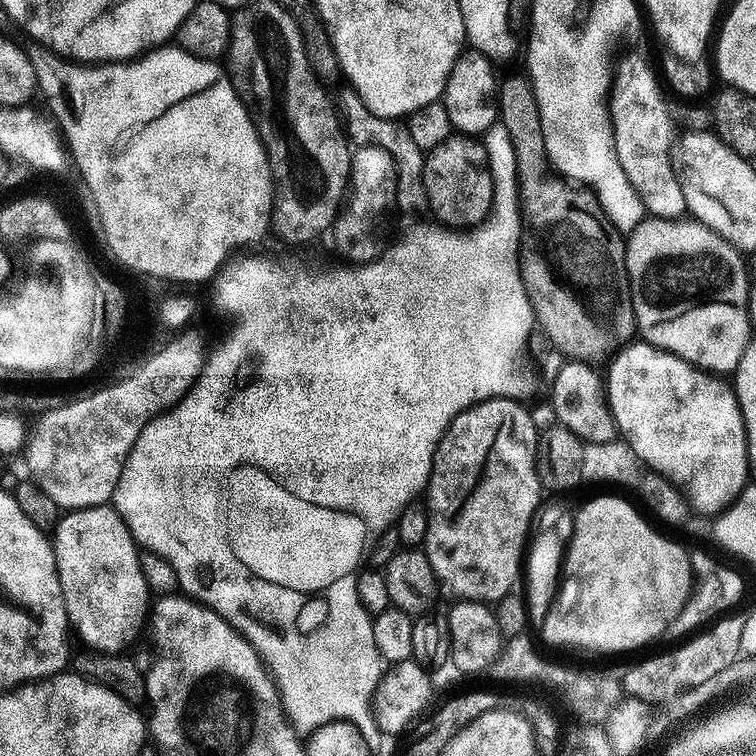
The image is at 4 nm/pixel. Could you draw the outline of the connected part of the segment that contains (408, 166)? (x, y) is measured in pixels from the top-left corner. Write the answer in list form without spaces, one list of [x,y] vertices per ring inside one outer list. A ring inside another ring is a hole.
[[[345,90],[338,96],[338,108],[342,113],[342,124],[347,135],[353,141],[364,144],[376,144],[382,150],[390,154],[396,163],[396,206],[401,213],[404,212],[424,212],[428,206],[426,198],[426,186],[424,185],[424,157],[426,155],[414,138],[410,138],[407,127],[399,119],[387,120],[381,116],[375,116],[371,110],[364,105],[358,93]],[[356,139],[356,140],[355,140]]]

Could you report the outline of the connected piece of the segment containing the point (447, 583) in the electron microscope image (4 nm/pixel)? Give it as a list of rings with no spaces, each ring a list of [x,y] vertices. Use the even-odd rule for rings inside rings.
[[[512,398],[483,400],[458,414],[445,430],[432,459],[432,476],[426,489],[428,529],[422,549],[433,568],[439,591],[444,596],[452,596],[453,601],[495,602],[511,593],[516,588],[516,579],[521,579],[525,537],[542,504],[542,485],[536,472],[538,427],[520,404],[523,403]]]

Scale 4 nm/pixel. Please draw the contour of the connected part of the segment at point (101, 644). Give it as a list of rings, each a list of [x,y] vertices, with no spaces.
[[[101,506],[98,508],[78,508],[75,510],[68,510],[61,515],[60,520],[56,523],[54,529],[54,547],[56,550],[56,569],[58,570],[58,578],[62,586],[62,598],[66,602],[66,614],[68,615],[68,623],[71,631],[80,635],[80,640],[91,651],[94,652],[114,652],[117,654],[128,650],[128,647],[135,642],[140,636],[140,631],[145,631],[146,621],[150,616],[150,589],[146,578],[142,574],[142,566],[140,565],[141,553],[138,551],[138,545],[132,539],[132,532],[124,524],[119,514],[116,513],[115,507]]]

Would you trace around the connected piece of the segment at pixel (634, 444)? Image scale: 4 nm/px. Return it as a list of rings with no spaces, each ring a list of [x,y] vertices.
[[[633,342],[626,348],[620,349],[615,356],[612,357],[607,365],[608,376],[606,372],[606,391],[608,394],[608,405],[612,407],[612,417],[616,423],[619,435],[622,440],[632,448],[636,459],[641,465],[647,466],[651,471],[657,472],[660,476],[666,477],[671,484],[676,485],[681,492],[684,493],[684,499],[688,501],[693,509],[696,508],[700,512],[714,512],[720,514],[727,508],[734,499],[749,483],[750,469],[748,467],[748,436],[744,432],[744,419],[740,413],[740,407],[736,401],[736,394],[731,383],[728,384],[727,379],[721,378],[719,375],[704,371],[703,368],[695,368],[690,362],[686,362],[682,358],[678,358],[674,354],[670,354],[661,348],[655,348],[652,344],[643,342]]]

